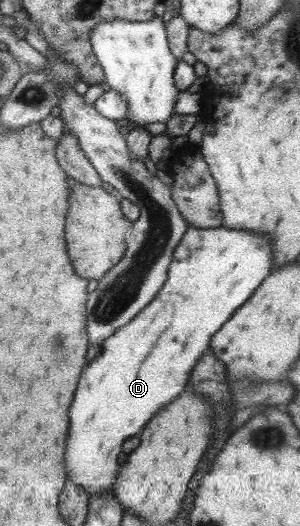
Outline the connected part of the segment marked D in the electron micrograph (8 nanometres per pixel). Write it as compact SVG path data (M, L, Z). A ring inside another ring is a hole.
M190 226L184 231L184 234L172 251L171 261L167 268L167 277L161 284L162 286L158 293L134 318L130 319L128 324L117 328L108 338L101 342L99 354L94 357L94 360L88 364L88 368L84 370L86 374L84 372L80 374L80 380L78 380L78 386L76 386L76 392L74 392L70 410L68 410L68 424L70 424L68 430L70 430L70 434L66 436L66 450L64 450L64 470L66 470L67 480L73 482L76 486L81 486L89 498L100 497L100 495L106 495L106 493L112 494L113 484L117 481L117 474L120 469L120 466L116 464L116 457L120 454L121 444L131 436L138 436L146 421L159 408L162 408L162 405L165 405L168 400L172 400L174 396L178 396L178 392L182 392L182 388L184 388L184 384L186 384L186 380L190 376L192 366L202 356L202 352L208 348L210 336L230 318L234 308L240 308L250 298L250 295L258 288L262 280L271 273L272 267L273 248L271 247L270 239L264 235L259 235L248 229L231 229L222 226L216 228L194 228Z

